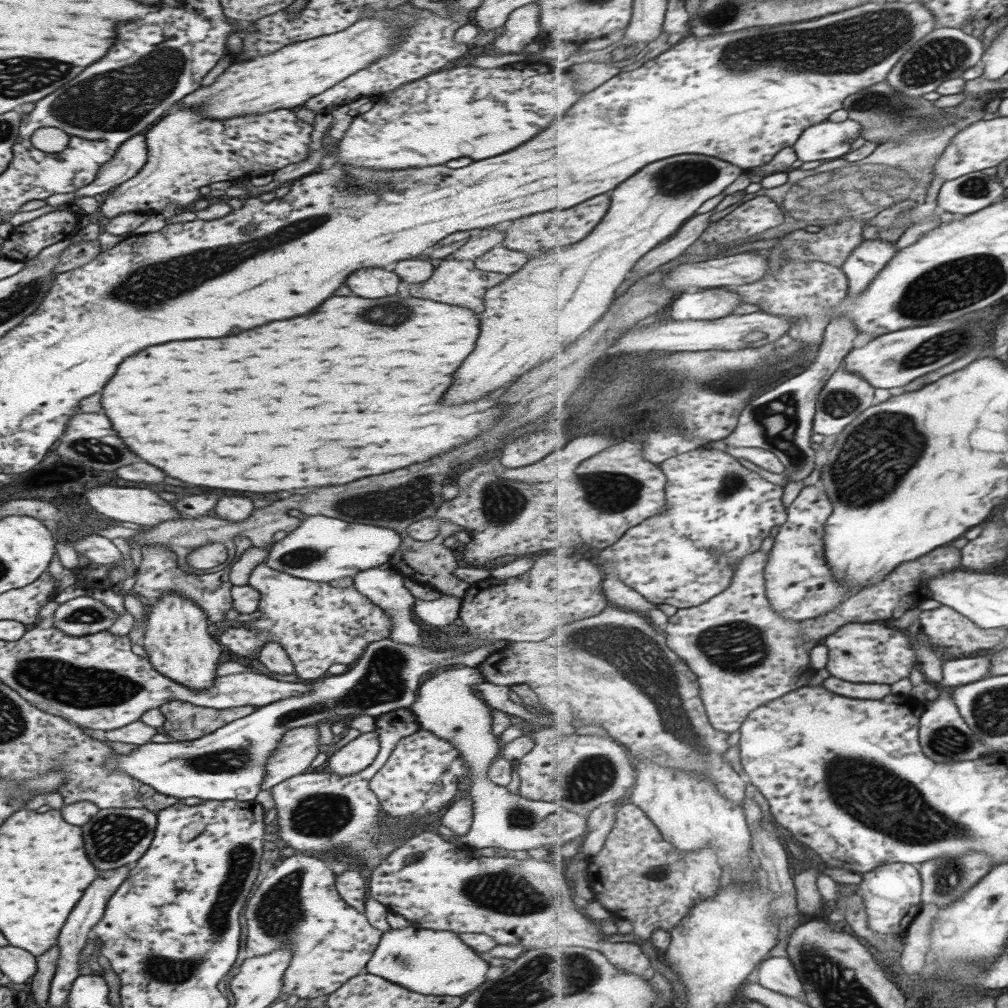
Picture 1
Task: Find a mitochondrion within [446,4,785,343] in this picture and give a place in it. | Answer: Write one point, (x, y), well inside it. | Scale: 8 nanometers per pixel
(671, 181)

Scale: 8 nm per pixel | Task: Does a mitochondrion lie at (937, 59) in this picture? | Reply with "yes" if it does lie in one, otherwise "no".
yes

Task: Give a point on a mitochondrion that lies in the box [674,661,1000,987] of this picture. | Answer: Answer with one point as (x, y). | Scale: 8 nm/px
(855, 786)

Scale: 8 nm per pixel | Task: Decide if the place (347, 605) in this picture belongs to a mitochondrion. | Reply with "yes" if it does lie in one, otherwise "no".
no

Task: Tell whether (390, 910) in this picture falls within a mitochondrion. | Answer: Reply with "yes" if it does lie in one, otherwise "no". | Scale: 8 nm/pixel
no

